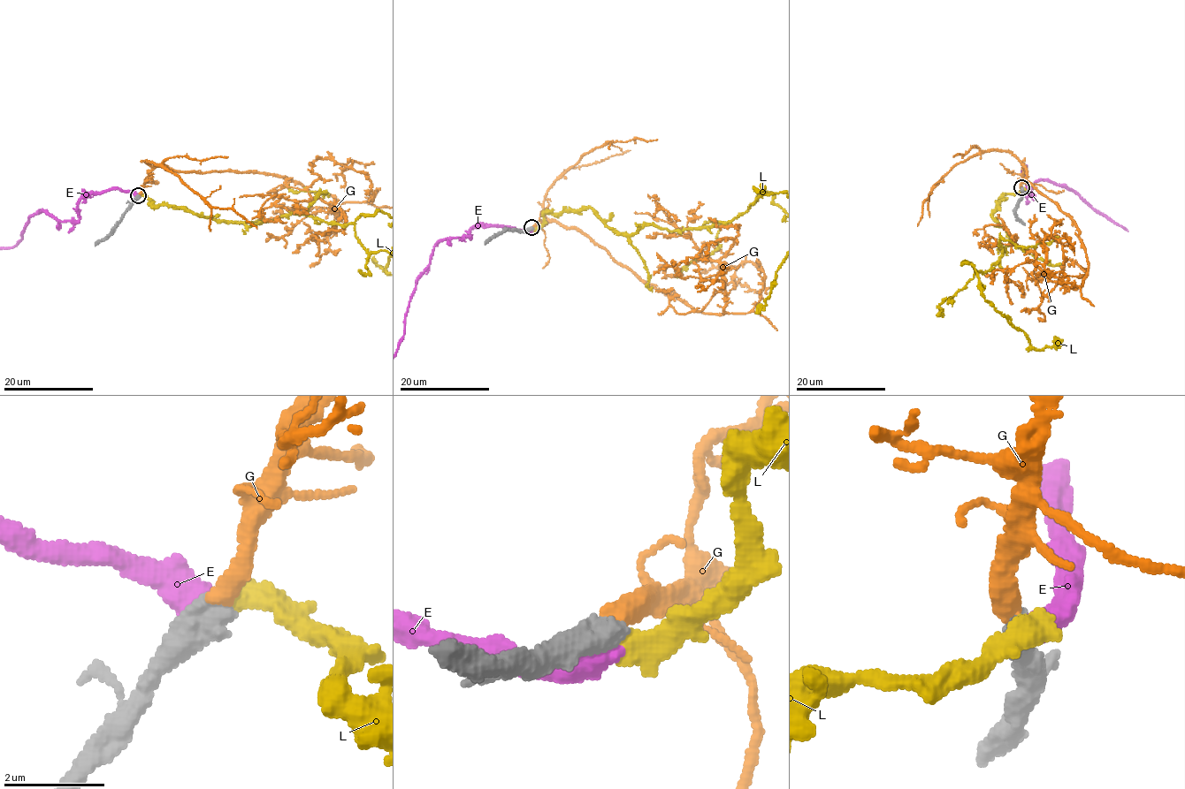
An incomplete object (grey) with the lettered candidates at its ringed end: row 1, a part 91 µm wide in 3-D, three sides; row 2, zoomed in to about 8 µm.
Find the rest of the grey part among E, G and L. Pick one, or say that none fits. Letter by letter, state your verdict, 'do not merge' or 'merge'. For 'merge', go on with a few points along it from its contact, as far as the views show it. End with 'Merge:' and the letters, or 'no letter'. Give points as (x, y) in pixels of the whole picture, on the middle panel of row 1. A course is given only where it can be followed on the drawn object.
E: do not merge
G: merge; course (531, 228), (559, 222), (581, 230), (647, 284), (698, 312), (721, 314), (722, 269), (655, 204), (680, 220)
L: do not merge
Merge: G

